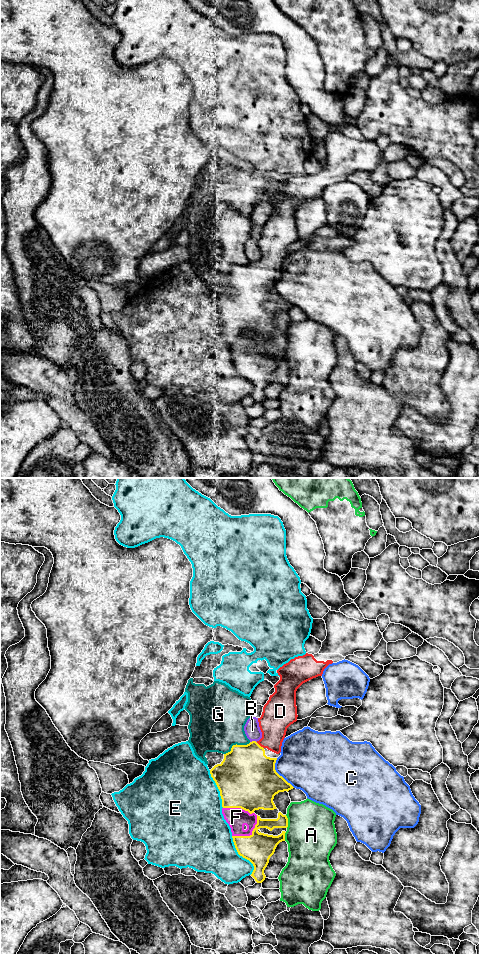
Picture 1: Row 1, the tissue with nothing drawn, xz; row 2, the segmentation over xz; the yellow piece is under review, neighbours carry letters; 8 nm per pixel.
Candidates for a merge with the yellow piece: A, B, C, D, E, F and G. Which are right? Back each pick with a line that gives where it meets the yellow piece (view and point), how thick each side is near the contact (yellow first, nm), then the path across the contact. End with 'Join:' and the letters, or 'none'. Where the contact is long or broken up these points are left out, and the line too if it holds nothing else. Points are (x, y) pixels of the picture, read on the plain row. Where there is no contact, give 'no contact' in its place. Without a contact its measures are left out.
D: meets yellow in xz at (259, 265); 420 nm thick on the yellow side, 240 nm on the other; runs through xz (246, 293), (259, 265), (273, 251), (275, 239)
F: meets yellow in xz at (250, 355); 240 nm thick on the yellow side, 160 nm on the other
Join: D, F

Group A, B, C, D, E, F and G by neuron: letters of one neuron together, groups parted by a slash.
A / B / C / D F / E / G

